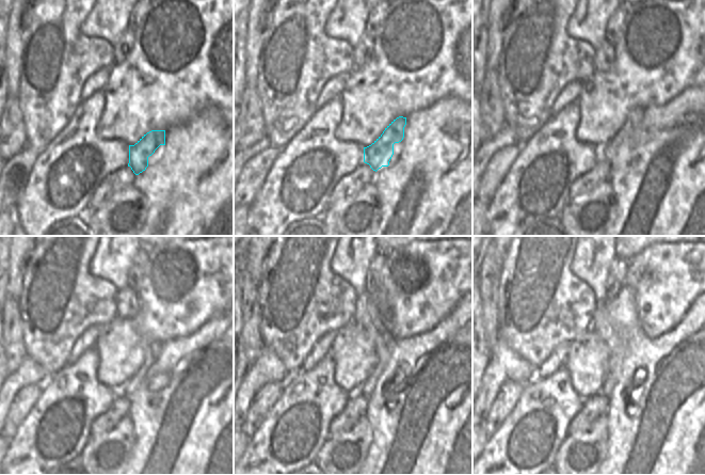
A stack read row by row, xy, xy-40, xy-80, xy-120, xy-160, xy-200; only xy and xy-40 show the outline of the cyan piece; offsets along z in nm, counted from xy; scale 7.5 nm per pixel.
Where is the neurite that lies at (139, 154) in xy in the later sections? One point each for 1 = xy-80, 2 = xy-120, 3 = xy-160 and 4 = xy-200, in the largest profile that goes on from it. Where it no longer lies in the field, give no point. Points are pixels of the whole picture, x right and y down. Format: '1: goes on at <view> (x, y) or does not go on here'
1: goes on at xy-80 (607, 152)
2: goes on at xy-120 (151, 348)
3: goes on at xy-160 (366, 315)
4: goes on at xy-200 (615, 338)

